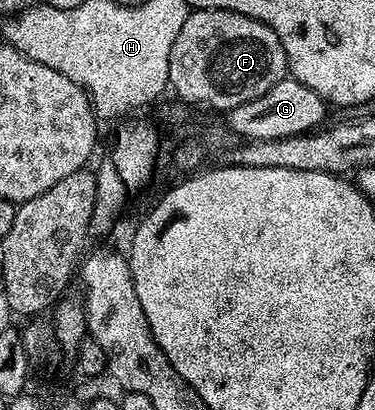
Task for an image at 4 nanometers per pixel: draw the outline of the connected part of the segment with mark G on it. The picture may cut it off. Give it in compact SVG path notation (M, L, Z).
M291 79L274 83L266 95L253 101L242 103L238 107L227 110L226 124L233 134L248 141L265 141L266 139L282 139L290 135L313 132L321 124L326 103L310 87Z

